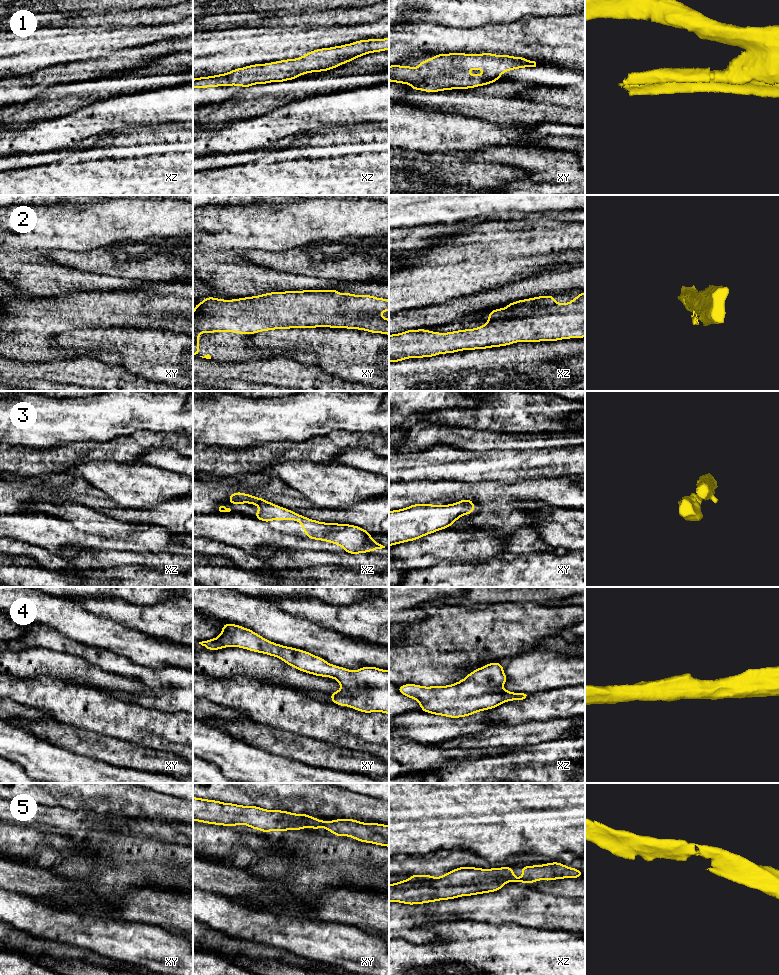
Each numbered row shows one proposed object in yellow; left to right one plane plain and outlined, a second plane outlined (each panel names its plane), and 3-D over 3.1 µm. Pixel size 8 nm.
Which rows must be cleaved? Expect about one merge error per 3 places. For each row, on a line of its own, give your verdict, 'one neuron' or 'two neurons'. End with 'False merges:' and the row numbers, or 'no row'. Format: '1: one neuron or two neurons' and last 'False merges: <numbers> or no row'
1: two neurons
2: one neuron
3: one neuron
4: one neuron
5: one neuron
False merges: 1

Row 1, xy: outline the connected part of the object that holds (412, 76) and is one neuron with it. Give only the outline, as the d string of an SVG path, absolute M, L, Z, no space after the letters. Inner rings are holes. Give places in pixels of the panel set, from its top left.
M391 65L389 66L389 81L411 85L412 91L440 91L432 88L435 85L434 74L429 72L421 73L417 67Z

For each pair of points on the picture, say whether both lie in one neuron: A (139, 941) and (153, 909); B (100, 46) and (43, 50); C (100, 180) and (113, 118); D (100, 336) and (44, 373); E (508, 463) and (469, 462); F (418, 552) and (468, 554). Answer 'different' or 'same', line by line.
A: different
B: same
C: different
D: different
E: same
F: same

